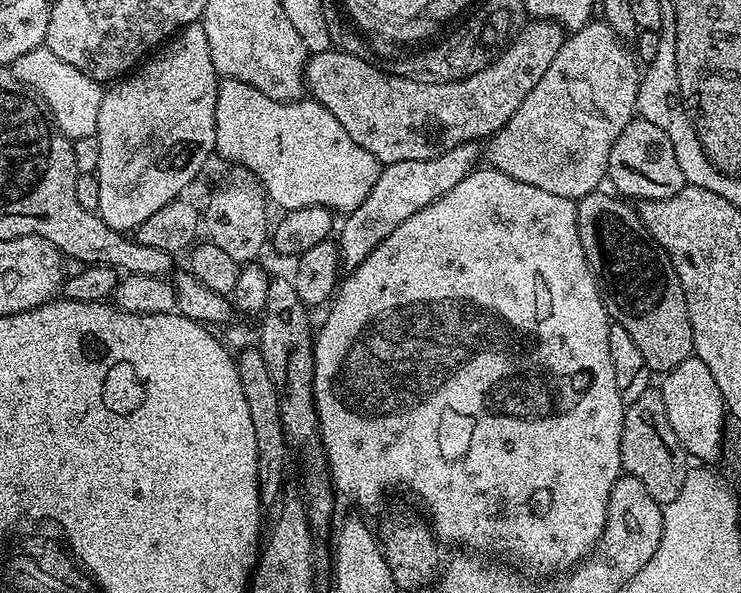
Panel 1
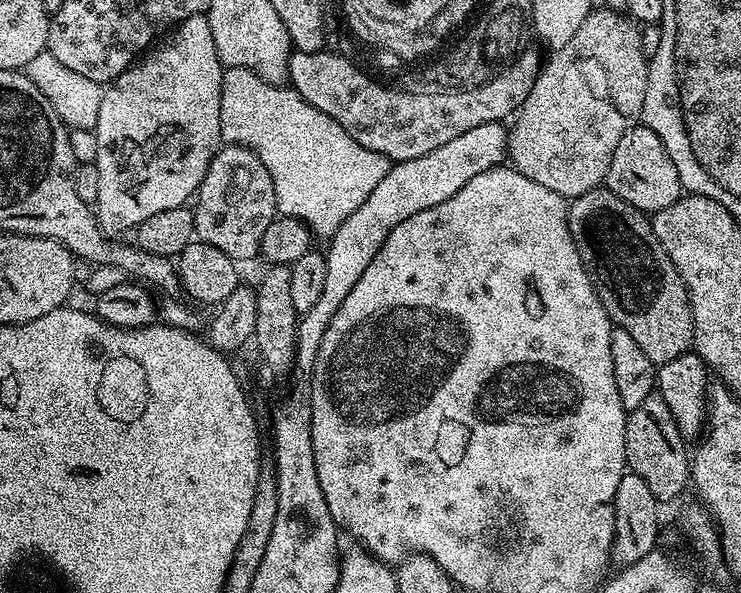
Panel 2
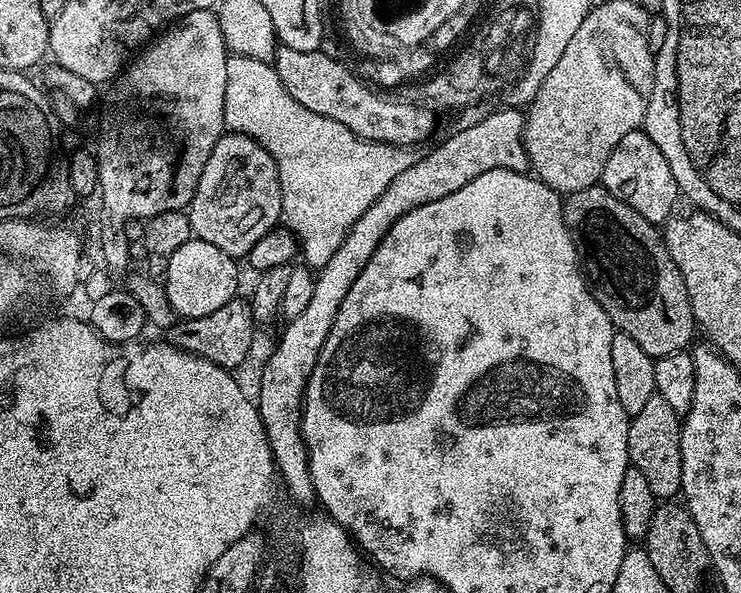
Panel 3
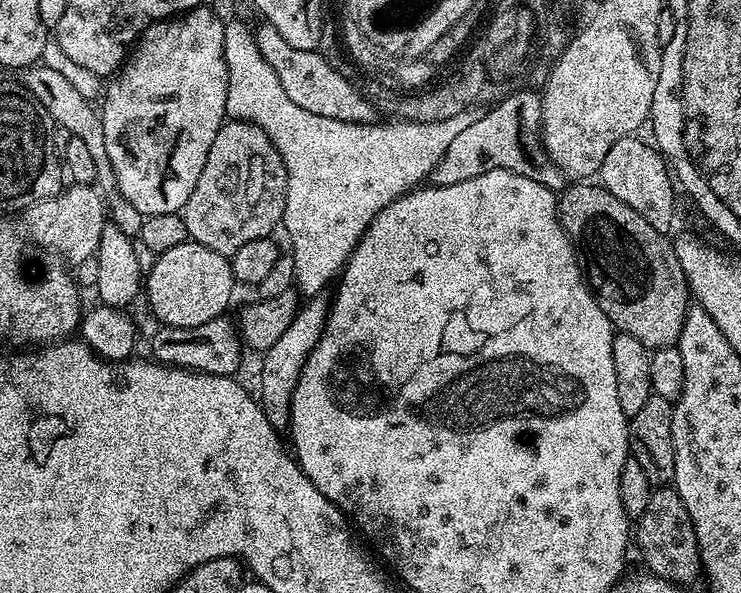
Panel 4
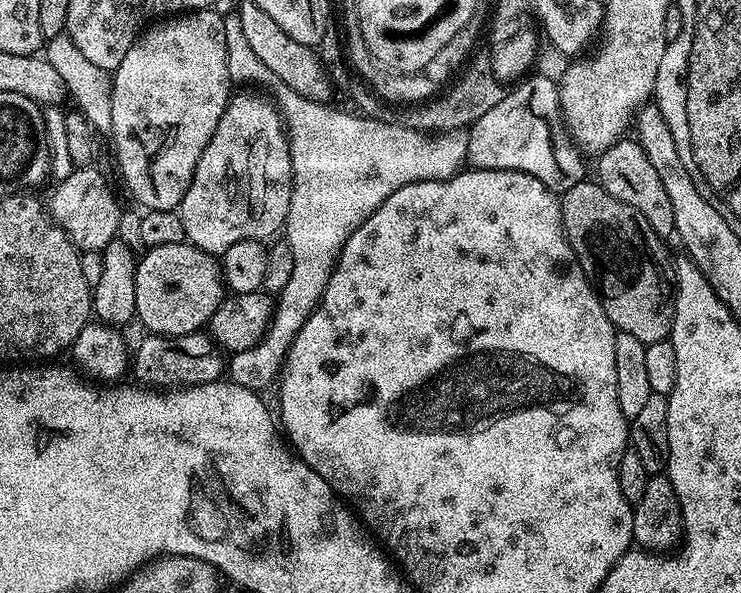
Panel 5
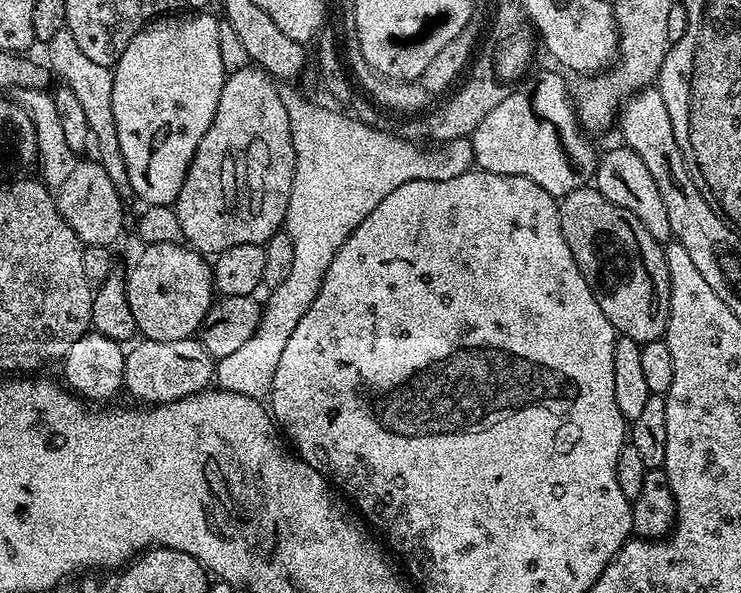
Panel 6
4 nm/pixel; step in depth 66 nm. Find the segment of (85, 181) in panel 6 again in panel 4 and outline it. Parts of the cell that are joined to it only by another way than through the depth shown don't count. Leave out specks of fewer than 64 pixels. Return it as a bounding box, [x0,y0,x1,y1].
[23,184,106,266]

